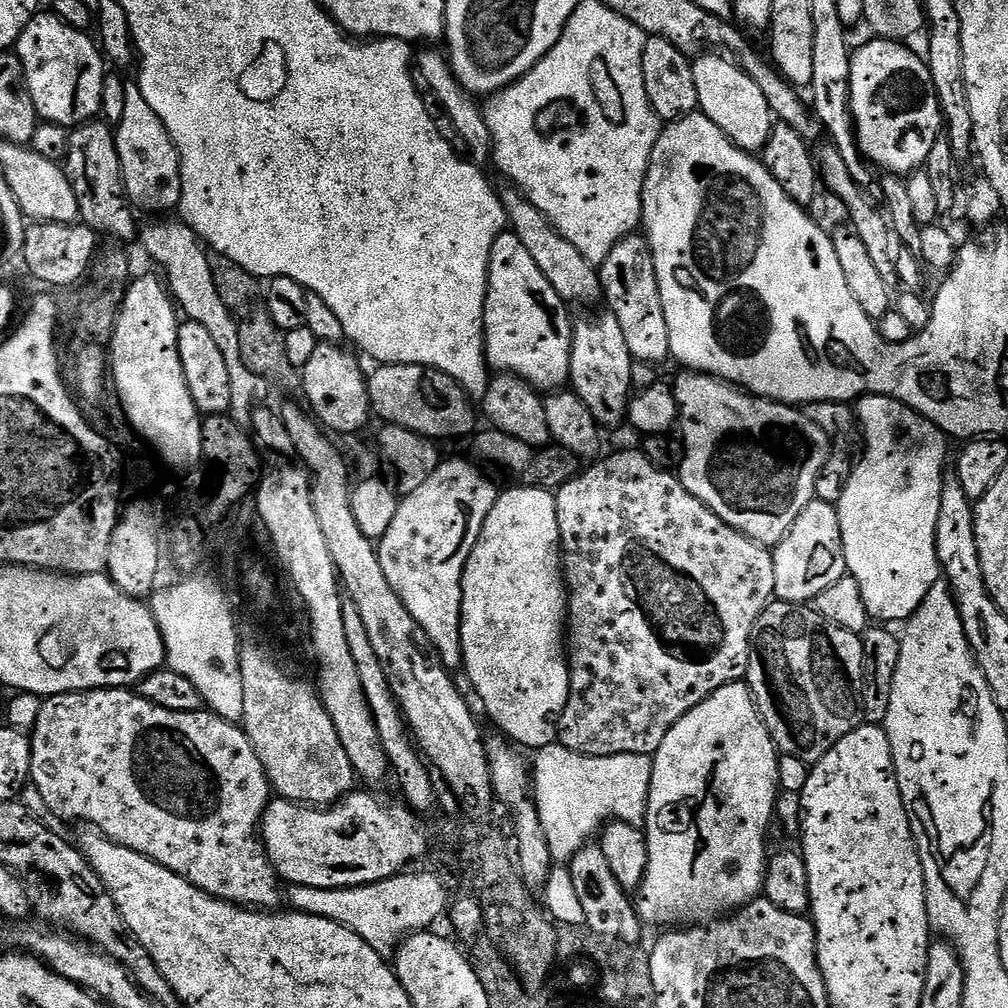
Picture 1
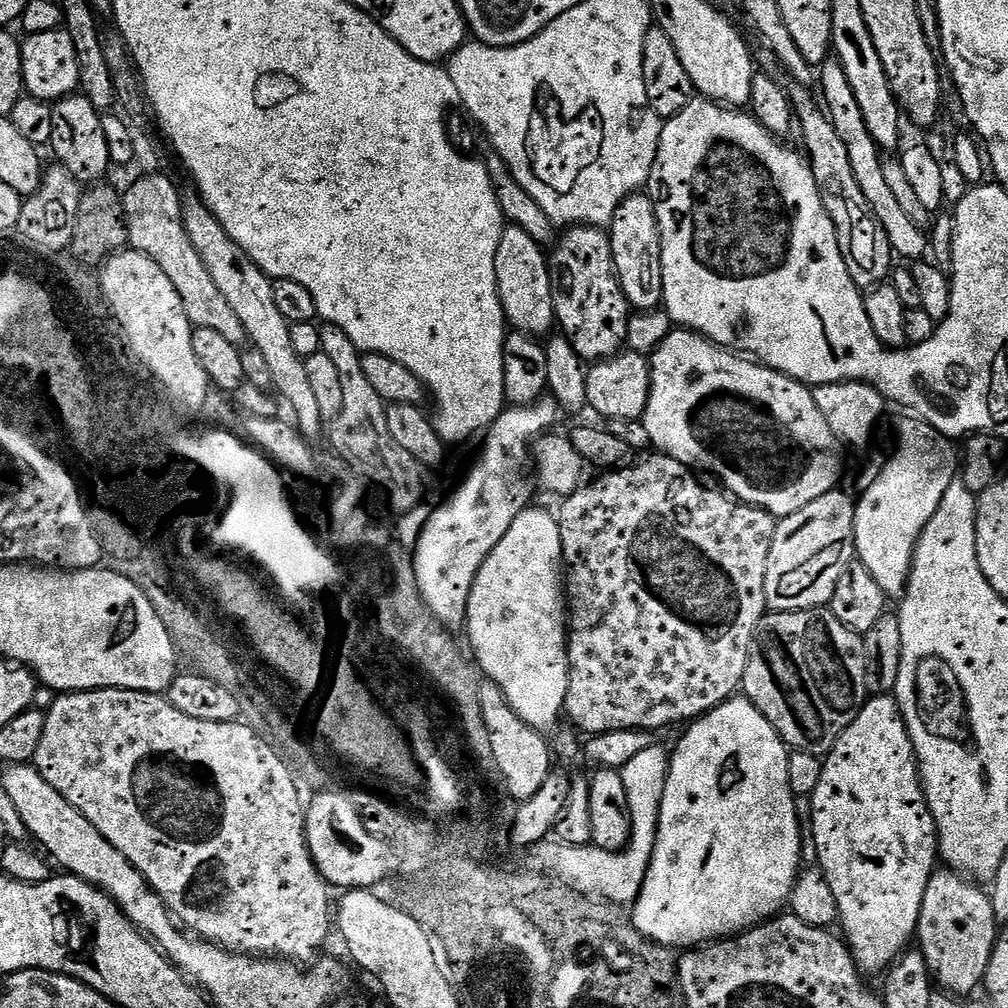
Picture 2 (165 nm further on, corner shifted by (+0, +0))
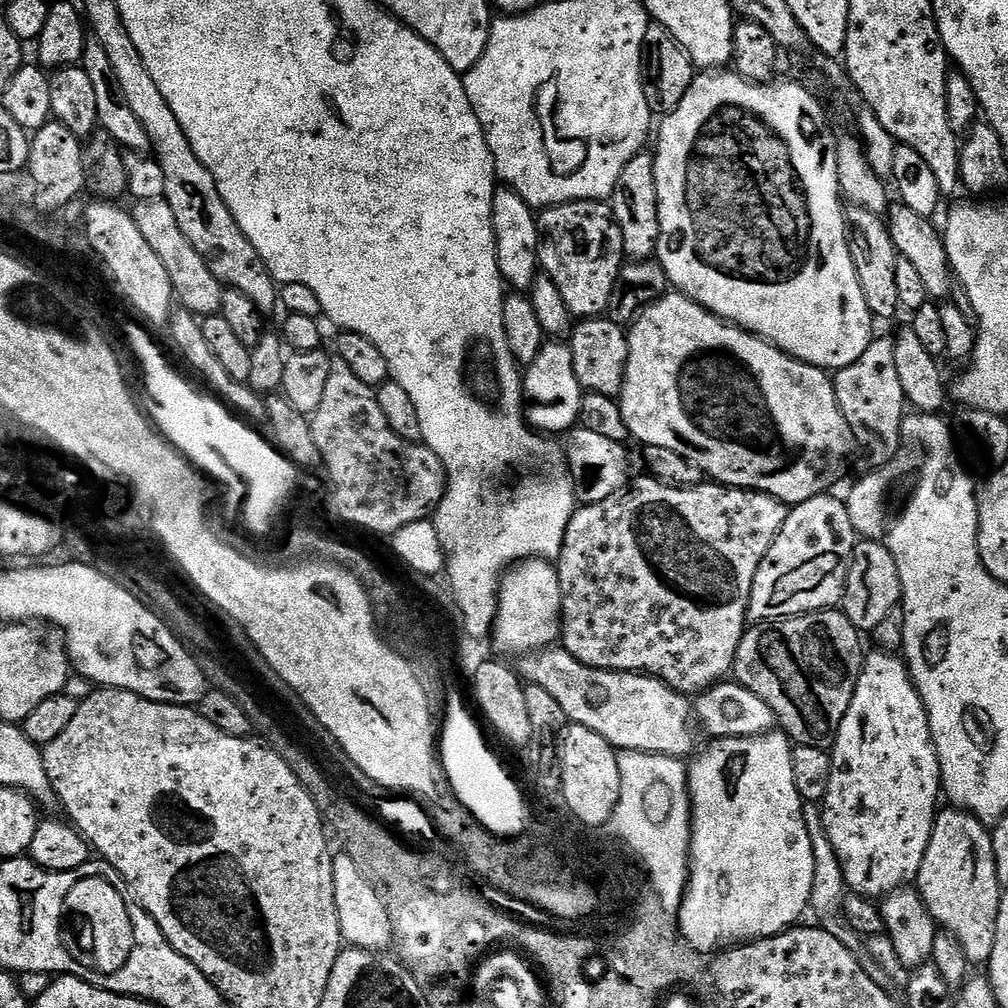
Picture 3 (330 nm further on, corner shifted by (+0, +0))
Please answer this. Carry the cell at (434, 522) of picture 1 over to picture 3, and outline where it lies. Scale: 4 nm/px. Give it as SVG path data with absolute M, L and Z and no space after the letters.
M545 342L538 350L538 358L530 362L522 372L524 389L524 418L529 428L541 434L567 433L577 427L580 418L580 407L586 395L574 374L572 349L564 342Z

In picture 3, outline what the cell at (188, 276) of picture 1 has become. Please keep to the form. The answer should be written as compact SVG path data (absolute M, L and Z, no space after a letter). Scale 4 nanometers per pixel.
M162 198L137 201L133 205L131 213L143 238L149 242L150 248L158 254L158 258L166 267L166 272L170 275L173 295L179 305L197 318L217 315L221 306L223 285L210 274L209 268L202 262L201 256L194 250L194 246L187 241L182 230L178 229L178 222L175 221L174 212L170 209L169 204Z

